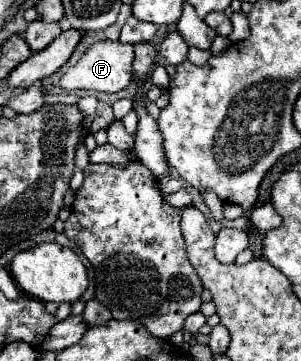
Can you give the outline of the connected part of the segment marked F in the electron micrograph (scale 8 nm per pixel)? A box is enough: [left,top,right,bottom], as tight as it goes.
[60,40,134,92]

